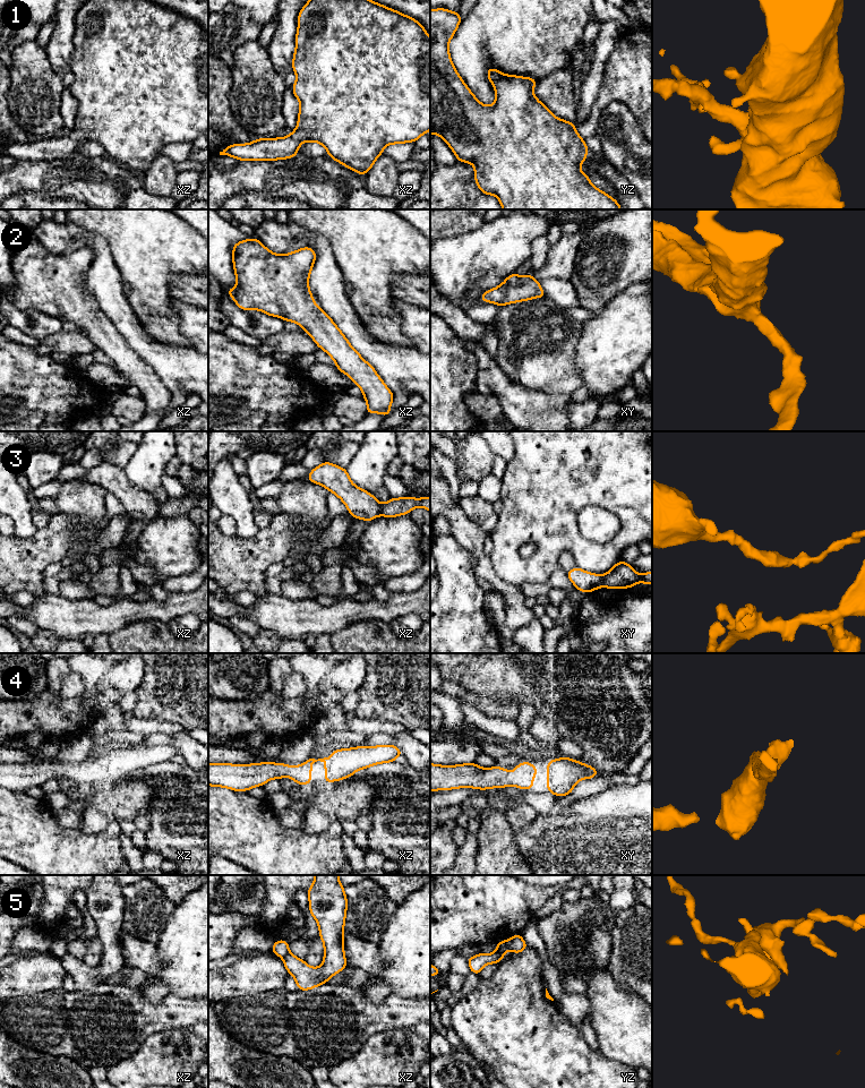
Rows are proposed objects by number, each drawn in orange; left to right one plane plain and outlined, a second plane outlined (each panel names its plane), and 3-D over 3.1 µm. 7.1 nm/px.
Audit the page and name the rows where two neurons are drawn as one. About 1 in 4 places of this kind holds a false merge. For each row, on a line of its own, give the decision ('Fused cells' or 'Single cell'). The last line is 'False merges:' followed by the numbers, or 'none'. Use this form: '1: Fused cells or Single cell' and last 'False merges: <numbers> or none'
1: Single cell
2: Single cell
3: Fused cells
4: Single cell
5: Fused cells
False merges: 3, 5

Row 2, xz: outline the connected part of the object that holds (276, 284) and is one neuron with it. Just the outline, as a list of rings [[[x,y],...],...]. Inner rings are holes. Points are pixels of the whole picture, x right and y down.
[[[254,237],[237,242],[232,248],[232,254],[237,285],[225,292],[234,300],[235,305],[242,310],[257,309],[269,317],[276,316],[285,322],[299,324],[318,348],[334,360],[336,368],[361,388],[367,402],[367,414],[383,413],[385,418],[389,416],[394,394],[378,376],[375,368],[351,346],[344,334],[331,317],[316,305],[311,295],[308,281],[316,262],[316,251],[310,247],[305,247],[293,252],[277,255]]]

